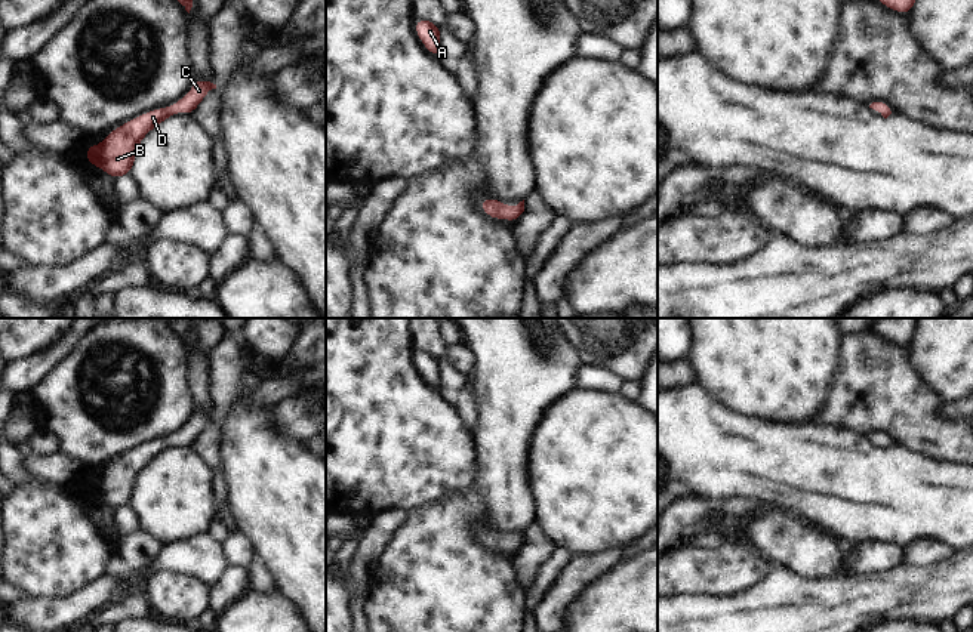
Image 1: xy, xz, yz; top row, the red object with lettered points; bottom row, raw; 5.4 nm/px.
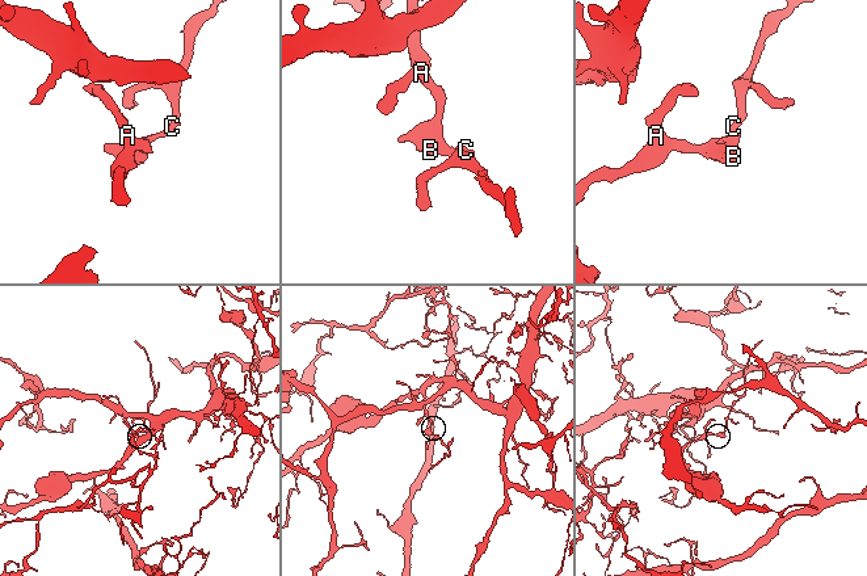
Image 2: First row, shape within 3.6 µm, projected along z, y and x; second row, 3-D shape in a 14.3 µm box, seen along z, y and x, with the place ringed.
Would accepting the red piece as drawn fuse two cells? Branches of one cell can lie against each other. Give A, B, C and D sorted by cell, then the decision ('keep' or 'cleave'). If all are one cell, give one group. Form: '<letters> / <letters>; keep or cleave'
A B C D; keep

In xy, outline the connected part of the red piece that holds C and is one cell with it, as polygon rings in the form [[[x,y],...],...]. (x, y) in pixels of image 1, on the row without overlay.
[[[197,410],[193,420],[172,438],[153,441],[121,456],[107,466],[99,478],[92,475],[86,483],[87,493],[105,502],[114,511],[130,505],[138,477],[144,468],[175,444],[191,447],[212,420],[216,420],[216,416]]]

